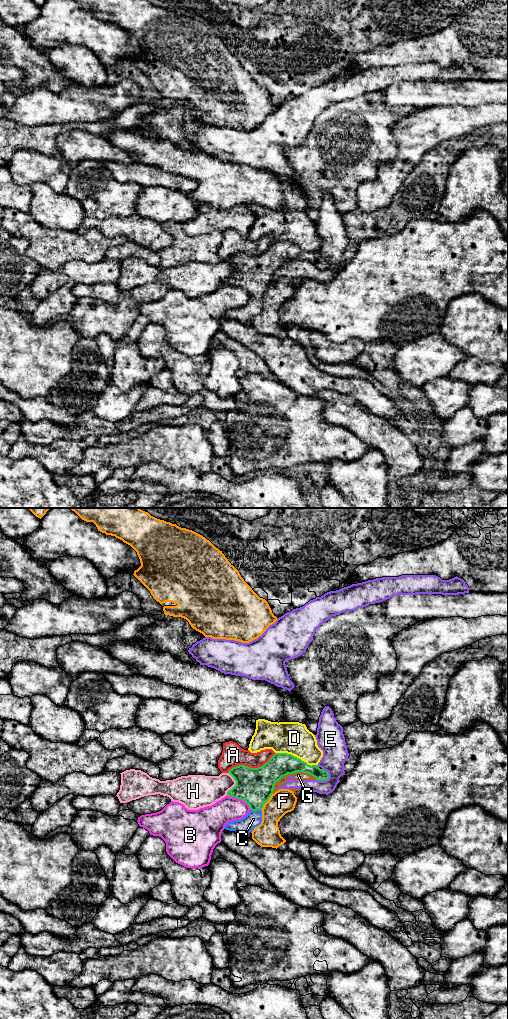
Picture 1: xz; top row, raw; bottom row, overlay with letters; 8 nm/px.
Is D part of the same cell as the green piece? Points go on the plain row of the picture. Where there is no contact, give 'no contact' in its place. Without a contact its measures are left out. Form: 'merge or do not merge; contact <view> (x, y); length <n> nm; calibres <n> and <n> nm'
do not merge; contact xz (296, 245); length 360 nm; calibres 190 and 260 nm

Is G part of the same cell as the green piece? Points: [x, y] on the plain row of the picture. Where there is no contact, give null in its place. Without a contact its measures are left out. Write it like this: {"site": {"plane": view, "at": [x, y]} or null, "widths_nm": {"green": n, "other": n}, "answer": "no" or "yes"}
{"site": {"plane": "xz", "at": [290, 261]}, "widths_nm": {"green": 220, "other": 60}, "answer": "no"}

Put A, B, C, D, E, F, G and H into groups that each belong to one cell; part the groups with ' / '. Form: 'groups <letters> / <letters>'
groups A / B / C / D / E G / F / H

